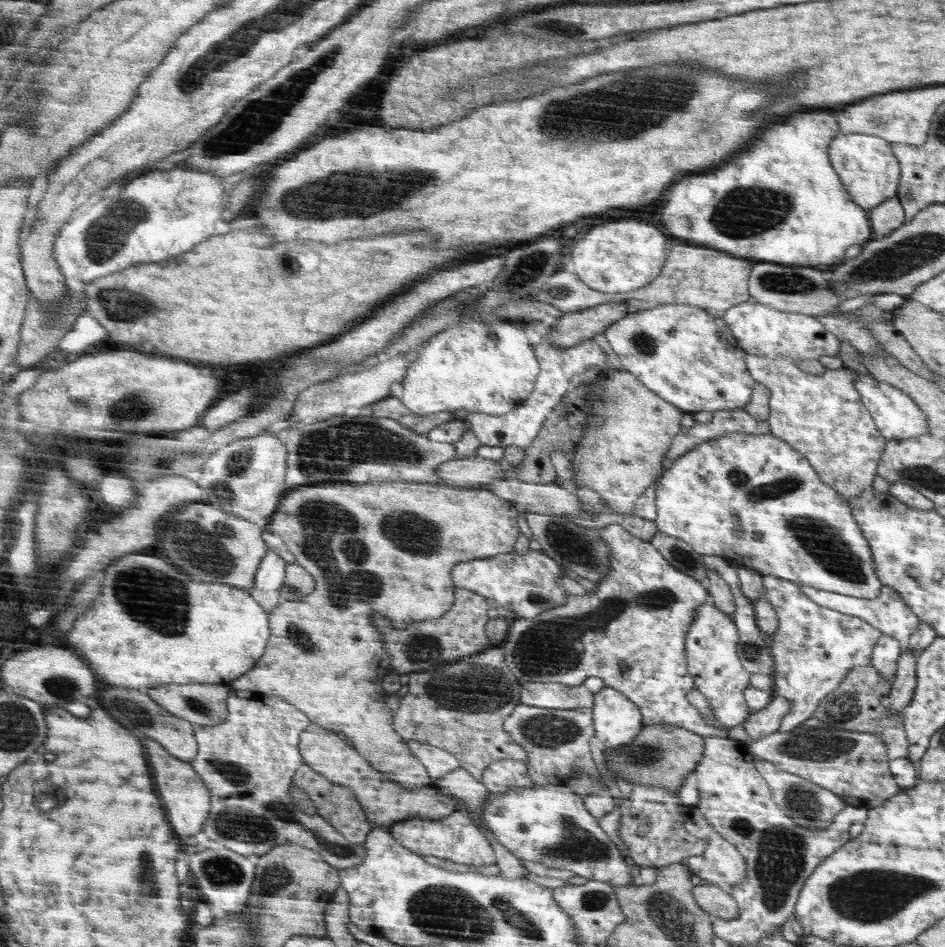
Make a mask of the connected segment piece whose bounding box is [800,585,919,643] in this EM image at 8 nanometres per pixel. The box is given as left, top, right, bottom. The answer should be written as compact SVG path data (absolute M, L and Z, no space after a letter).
M801 585L800 587L801 591L806 593L806 596L817 601L819 605L825 605L826 608L834 609L850 616L857 616L881 629L881 632L886 636L892 636L892 638L896 638L901 643L904 643L911 634L918 630L919 618L910 610L910 606L904 602L904 598L900 598L900 594L894 588L890 588L890 586L884 586L881 594L873 599L828 592L813 586Z

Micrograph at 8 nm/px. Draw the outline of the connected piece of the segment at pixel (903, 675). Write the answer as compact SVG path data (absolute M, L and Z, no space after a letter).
M903 650L898 658L896 679L892 681L893 690L882 700L882 705L893 714L901 714L912 701L913 692L917 688L917 658L918 654L908 650Z

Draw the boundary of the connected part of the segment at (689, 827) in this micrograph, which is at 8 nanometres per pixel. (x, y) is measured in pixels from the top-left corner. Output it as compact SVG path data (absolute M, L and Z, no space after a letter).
M695 808L692 809L692 812L682 826L690 835L706 842L706 848L701 855L690 856L690 858L686 858L683 861L689 867L690 871L694 872L695 876L730 892L736 885L740 885L740 883L743 883L743 880L748 878L749 866L746 864L746 860L738 848L730 841L727 841L725 837L722 837L717 832L717 829L713 827L713 824L706 821Z

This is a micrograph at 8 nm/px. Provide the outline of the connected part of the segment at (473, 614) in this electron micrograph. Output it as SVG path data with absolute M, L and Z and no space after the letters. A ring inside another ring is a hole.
M456 588L456 602L448 614L437 619L426 619L410 624L410 630L394 630L390 624L384 626L382 636L386 636L386 649L394 652L392 672L406 675L412 672L434 671L438 664L456 660L462 656L476 654L488 649L488 634L484 634L484 624L488 620L486 598L474 591ZM410 650L410 652L408 652ZM432 668L432 670L430 670Z

